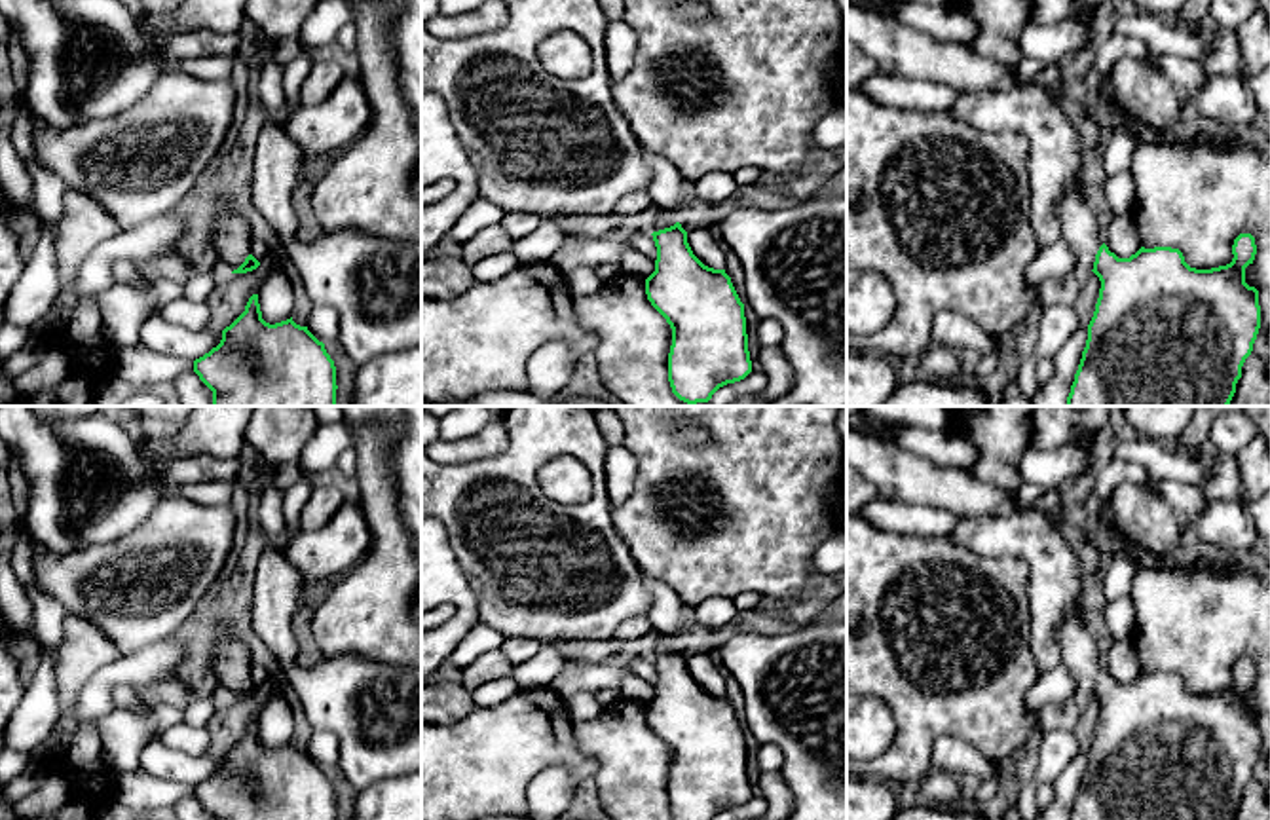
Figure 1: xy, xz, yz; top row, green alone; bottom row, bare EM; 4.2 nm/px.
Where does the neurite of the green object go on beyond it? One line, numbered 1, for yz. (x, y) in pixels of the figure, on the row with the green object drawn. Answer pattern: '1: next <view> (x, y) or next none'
1: next yz (1079, 230)

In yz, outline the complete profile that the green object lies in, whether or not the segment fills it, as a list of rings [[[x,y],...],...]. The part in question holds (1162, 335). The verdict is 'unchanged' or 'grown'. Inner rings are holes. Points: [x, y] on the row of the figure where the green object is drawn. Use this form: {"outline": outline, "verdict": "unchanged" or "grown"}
{"outline": [[[1078,182],[1065,186],[1055,201],[1055,213],[1061,222],[1061,239],[1076,258],[1076,270],[1093,271],[1101,281],[1067,406],[1228,406],[1261,328],[1259,290],[1245,283],[1245,268],[1253,264],[1257,254],[1255,237],[1240,233],[1234,239],[1230,264],[1196,270],[1185,262],[1179,249],[1171,247],[1141,247],[1130,258],[1118,258],[1103,243],[1088,197]]], "verdict": "grown"}

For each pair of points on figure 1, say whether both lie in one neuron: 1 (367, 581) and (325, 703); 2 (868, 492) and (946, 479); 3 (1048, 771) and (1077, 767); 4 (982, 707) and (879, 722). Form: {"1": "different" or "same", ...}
{"1": "different", "2": "different", "3": "different", "4": "different"}

